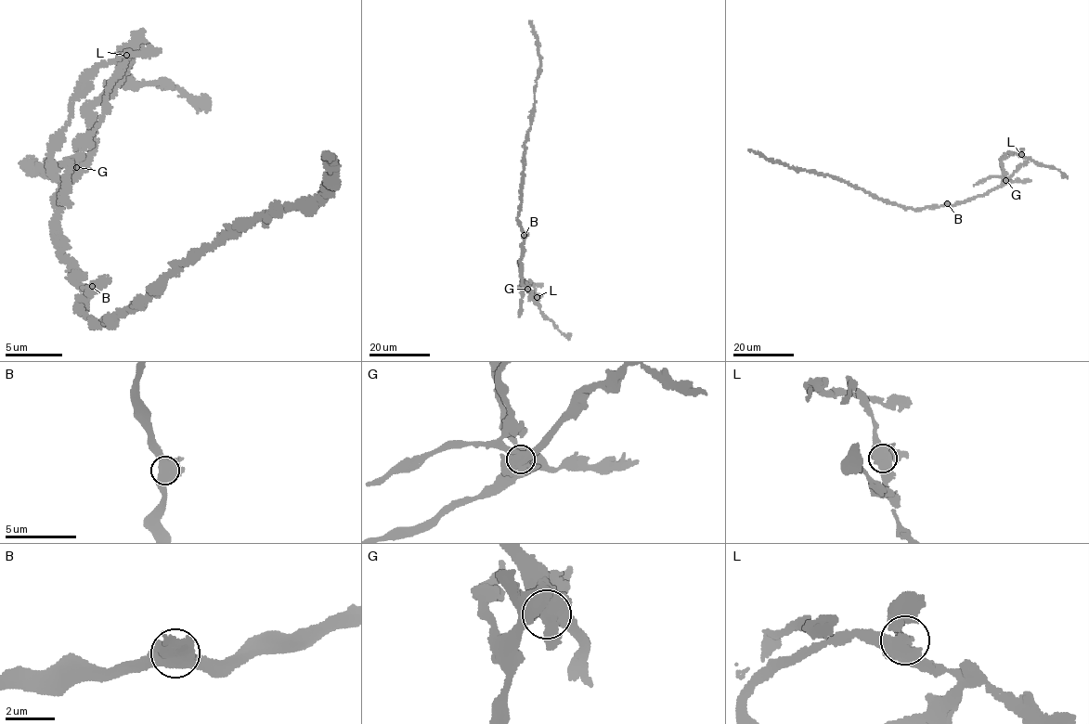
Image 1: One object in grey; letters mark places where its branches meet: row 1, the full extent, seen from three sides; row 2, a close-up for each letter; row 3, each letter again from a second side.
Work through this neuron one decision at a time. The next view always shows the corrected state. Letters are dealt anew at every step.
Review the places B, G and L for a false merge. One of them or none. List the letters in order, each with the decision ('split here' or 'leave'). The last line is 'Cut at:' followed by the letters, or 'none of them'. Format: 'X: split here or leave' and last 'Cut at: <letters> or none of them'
B: leave
G: split here
L: leave
Cut at: G

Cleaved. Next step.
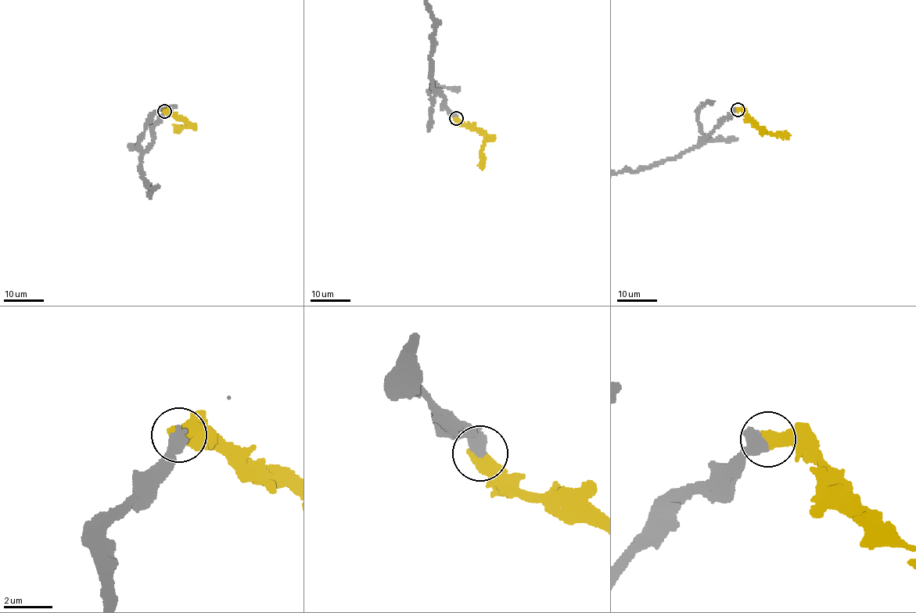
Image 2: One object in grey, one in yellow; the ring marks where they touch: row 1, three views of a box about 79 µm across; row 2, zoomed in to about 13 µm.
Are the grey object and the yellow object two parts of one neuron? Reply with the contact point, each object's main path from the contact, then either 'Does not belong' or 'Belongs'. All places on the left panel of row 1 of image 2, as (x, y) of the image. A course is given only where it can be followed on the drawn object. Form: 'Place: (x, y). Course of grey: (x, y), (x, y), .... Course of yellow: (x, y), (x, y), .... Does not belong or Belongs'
Place: (164, 111). Course of yellow: (165, 111), (174, 112), (185, 122), (182, 127), (174, 130). Belongs

